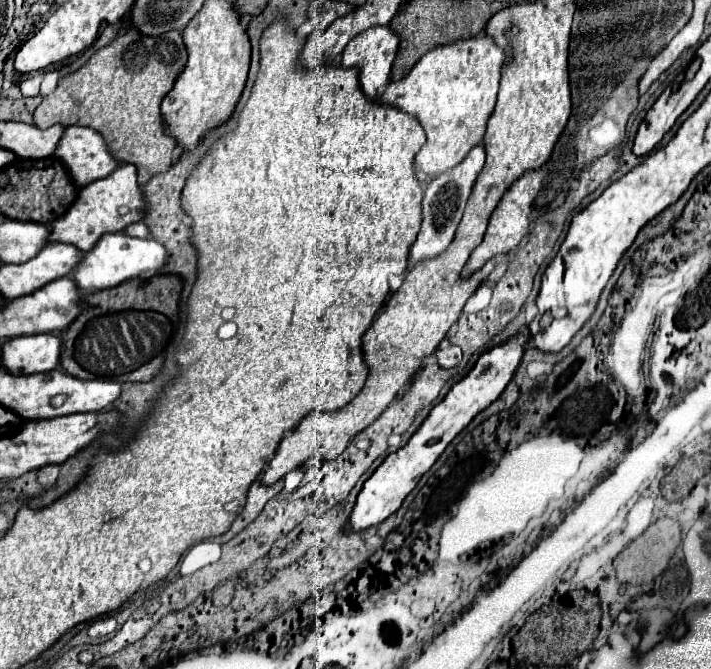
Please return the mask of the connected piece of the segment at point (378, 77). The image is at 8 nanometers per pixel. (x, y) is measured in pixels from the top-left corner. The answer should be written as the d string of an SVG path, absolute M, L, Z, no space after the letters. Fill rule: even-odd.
M389 27L367 29L347 43L341 55L341 67L359 69L359 85L367 99L377 99L379 91L389 83L397 45L399 37Z

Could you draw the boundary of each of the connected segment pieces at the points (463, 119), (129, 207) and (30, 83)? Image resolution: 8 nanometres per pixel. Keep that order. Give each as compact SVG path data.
M479 35L429 51L403 79L387 85L379 103L413 115L425 131L427 141L415 161L415 167L423 175L437 177L445 173L483 141L487 121L497 103L503 59L503 49L487 35Z
M119 165L111 175L93 181L93 185L81 187L81 193L77 193L77 201L73 201L69 213L51 223L53 233L49 235L49 241L77 245L79 249L83 249L83 253L87 253L101 235L123 231L127 225L141 221L143 215L145 201L143 191L137 185L137 169L133 165Z
M37 73L35 77L23 81L23 83L21 83L21 93L23 93L23 97L35 97L35 95L39 95L39 85L41 85L41 81L43 81L43 75L41 75L41 73Z

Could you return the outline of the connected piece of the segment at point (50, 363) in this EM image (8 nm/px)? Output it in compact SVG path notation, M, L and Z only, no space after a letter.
M53 333L13 337L3 345L5 357L1 357L1 365L11 373L45 373L59 365L61 339Z

